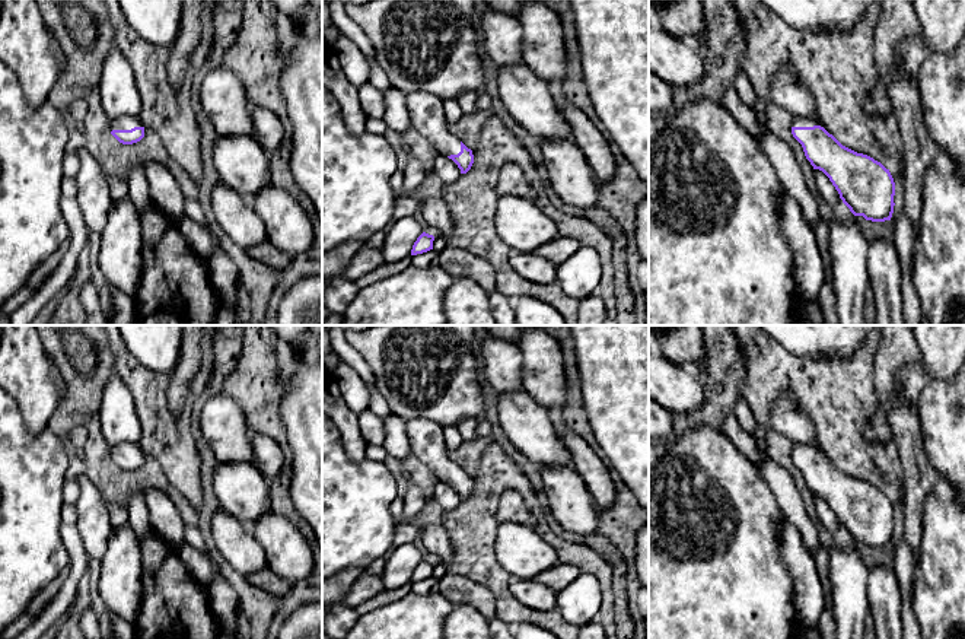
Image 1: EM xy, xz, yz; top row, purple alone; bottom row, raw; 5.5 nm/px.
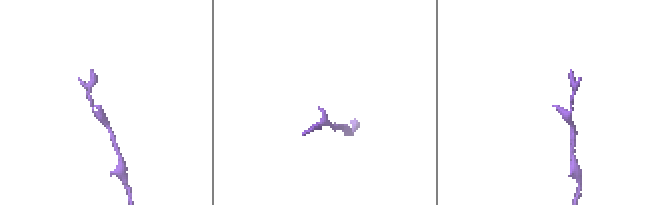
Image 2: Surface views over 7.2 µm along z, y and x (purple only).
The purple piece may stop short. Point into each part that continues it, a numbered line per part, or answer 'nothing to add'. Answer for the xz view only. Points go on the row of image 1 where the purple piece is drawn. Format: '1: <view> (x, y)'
1: xz (426, 113)

